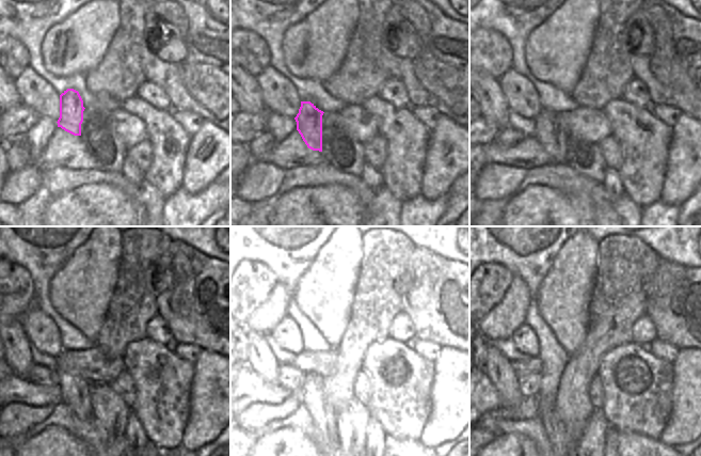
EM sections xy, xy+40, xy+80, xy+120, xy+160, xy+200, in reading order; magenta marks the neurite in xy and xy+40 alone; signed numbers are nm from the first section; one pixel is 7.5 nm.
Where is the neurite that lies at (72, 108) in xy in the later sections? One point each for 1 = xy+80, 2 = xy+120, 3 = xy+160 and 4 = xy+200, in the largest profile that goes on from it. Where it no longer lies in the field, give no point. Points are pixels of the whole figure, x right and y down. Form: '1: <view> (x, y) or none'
1: xy+80 (547, 131)
2: xy+120 (75, 389)
3: xy+160 (322, 414)
4: xy+200 (560, 440)

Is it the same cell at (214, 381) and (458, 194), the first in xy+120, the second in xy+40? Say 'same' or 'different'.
different

